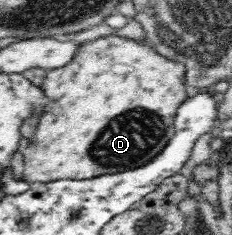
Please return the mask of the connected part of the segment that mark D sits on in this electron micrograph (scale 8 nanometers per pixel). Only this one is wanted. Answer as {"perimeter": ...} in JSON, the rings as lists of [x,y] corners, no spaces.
{"perimeter":[[[112,34],[79,44],[76,51],[71,63],[46,72],[43,91],[49,97],[57,95],[55,111],[61,113],[45,113],[39,119],[39,129],[23,157],[23,176],[30,184],[89,179],[103,173],[140,168],[151,161],[172,138],[177,109],[188,99],[185,92],[185,64],[159,55],[149,45]]]}

